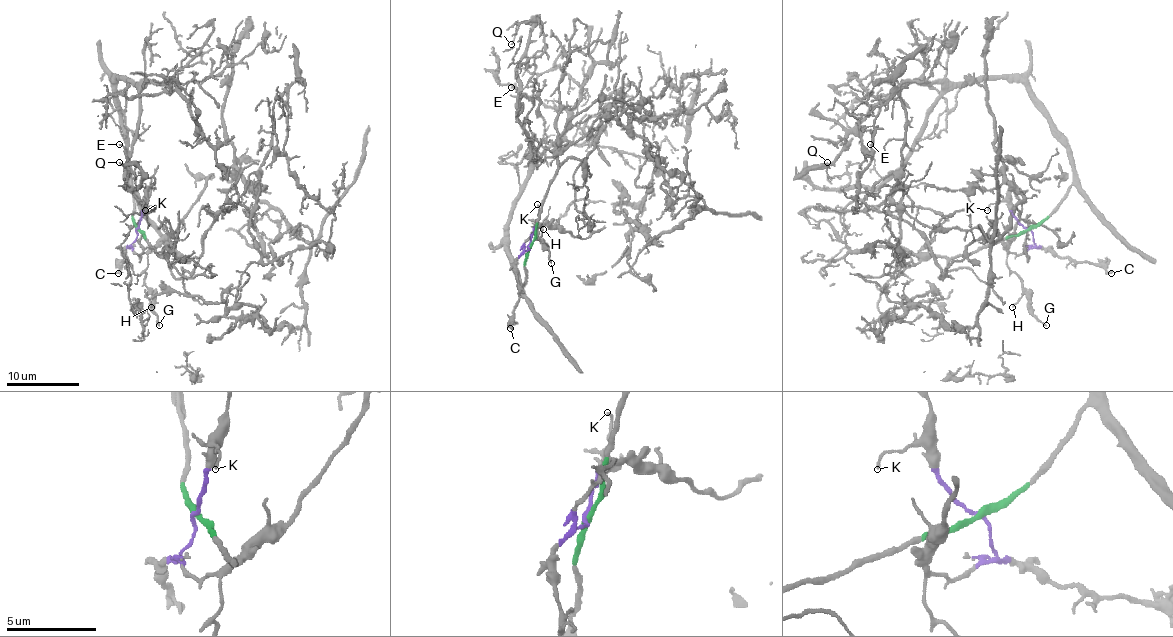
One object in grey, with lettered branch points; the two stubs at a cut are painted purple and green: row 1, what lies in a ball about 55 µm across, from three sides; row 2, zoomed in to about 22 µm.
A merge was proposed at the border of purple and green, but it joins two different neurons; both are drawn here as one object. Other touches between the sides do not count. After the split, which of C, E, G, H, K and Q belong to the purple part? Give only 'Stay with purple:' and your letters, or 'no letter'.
Stay with purple: C, G, H, K

